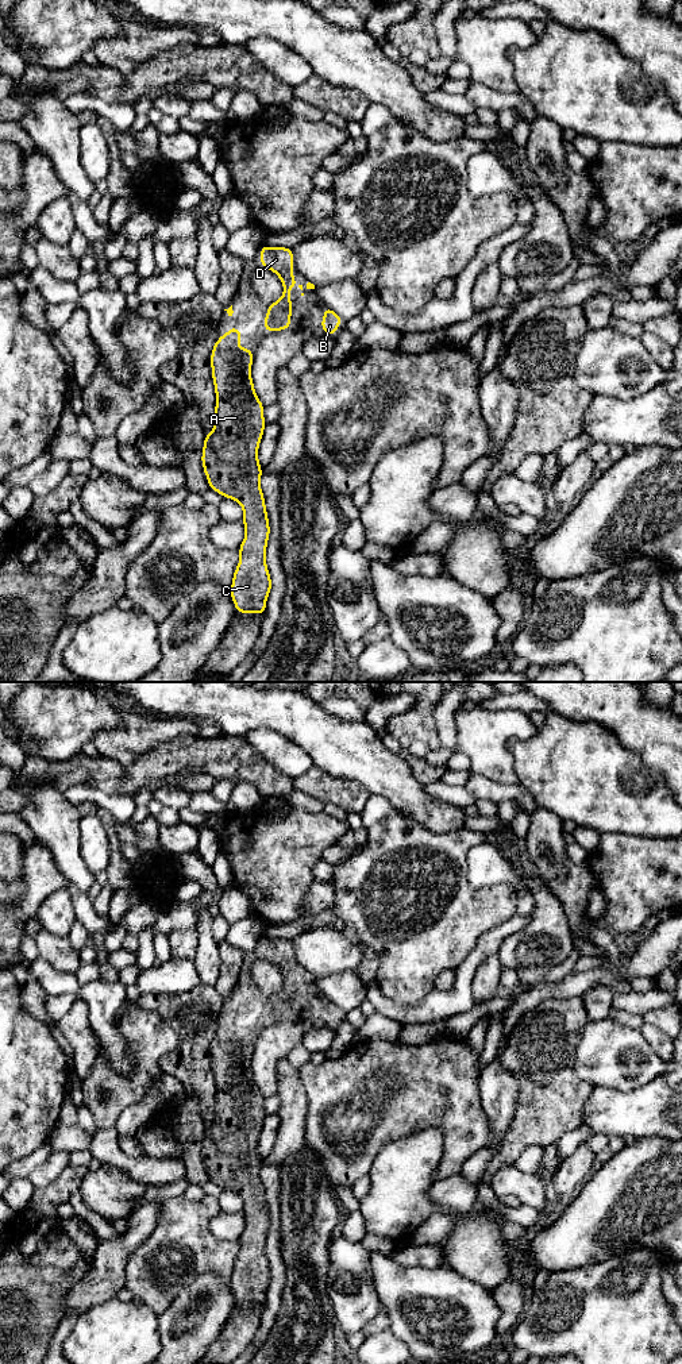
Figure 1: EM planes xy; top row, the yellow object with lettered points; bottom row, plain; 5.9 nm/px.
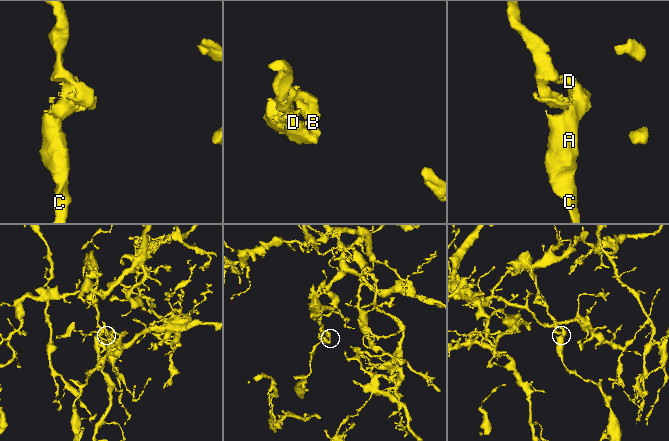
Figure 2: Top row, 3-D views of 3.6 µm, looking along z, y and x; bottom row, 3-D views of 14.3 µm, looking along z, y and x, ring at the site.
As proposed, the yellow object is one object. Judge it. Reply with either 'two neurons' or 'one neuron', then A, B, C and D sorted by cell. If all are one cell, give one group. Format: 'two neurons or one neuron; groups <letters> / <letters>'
one neuron; groups A B C D

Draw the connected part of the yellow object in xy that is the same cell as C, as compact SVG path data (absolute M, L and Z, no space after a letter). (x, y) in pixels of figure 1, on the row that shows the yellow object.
M230 327L215 343L211 354L212 381L215 384L216 405L215 425L205 435L201 463L211 490L224 498L235 500L243 509L244 539L239 547L240 559L232 575L230 594L235 610L243 614L266 612L267 596L271 590L271 578L266 566L266 547L270 535L265 496L261 490L261 469L258 447L263 436L266 421L263 404L259 401L251 379L254 350L240 348L240 330Z

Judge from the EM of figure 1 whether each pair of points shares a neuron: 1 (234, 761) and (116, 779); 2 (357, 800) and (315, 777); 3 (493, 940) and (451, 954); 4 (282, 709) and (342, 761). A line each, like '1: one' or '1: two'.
1: two
2: one
3: two
4: one

